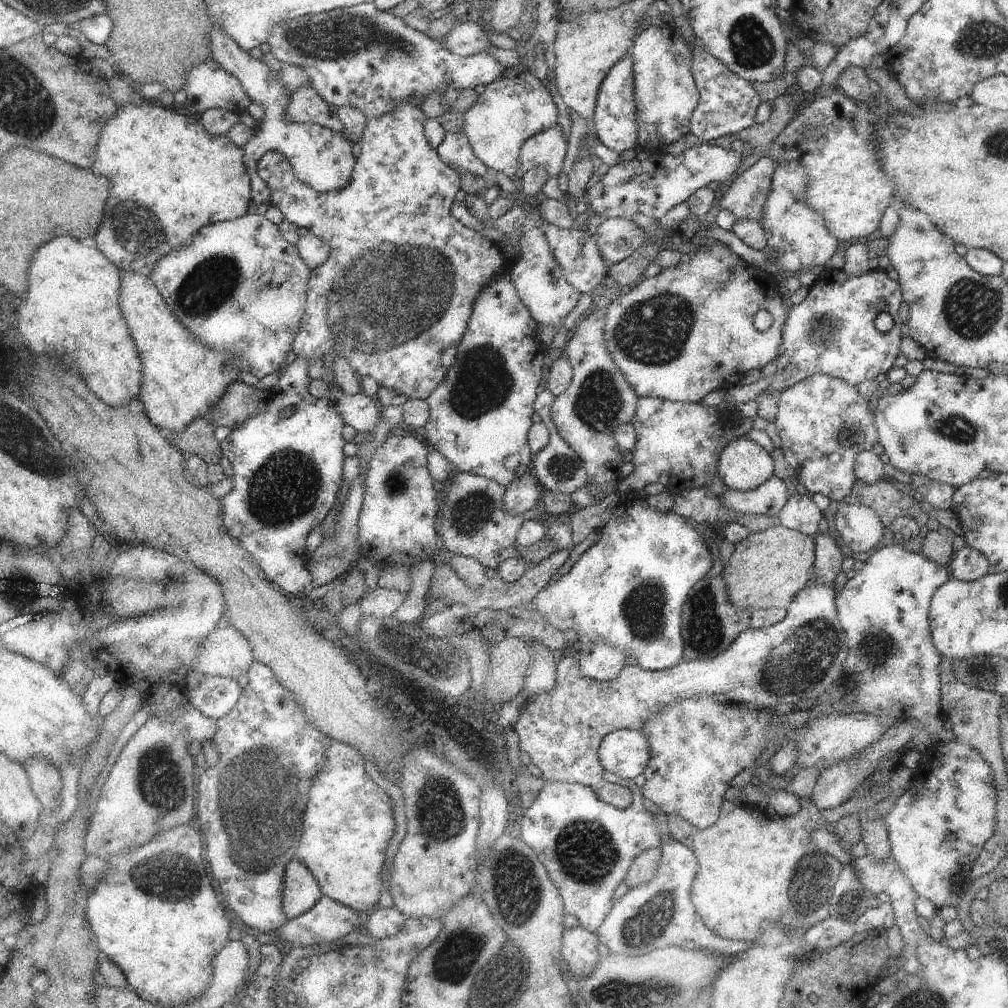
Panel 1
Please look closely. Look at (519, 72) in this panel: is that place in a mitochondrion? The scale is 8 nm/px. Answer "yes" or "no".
no

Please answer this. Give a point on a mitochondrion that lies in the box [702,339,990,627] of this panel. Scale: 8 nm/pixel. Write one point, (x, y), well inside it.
(958, 429)

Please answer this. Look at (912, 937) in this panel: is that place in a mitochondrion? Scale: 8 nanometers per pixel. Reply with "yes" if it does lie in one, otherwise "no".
no

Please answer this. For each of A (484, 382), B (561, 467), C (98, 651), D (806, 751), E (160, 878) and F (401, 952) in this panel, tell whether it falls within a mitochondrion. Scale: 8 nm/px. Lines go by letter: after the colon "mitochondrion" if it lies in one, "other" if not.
A: mitochondrion
B: mitochondrion
C: other
D: other
E: mitochondrion
F: other

